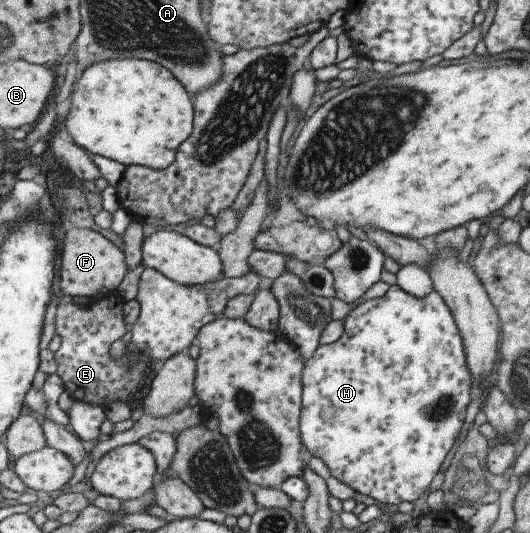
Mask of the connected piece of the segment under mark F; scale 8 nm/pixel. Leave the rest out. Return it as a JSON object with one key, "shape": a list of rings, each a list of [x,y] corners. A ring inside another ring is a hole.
{"shape":[[[72,228],[64,233],[60,253],[60,271],[58,283],[61,293],[78,297],[98,298],[105,292],[114,291],[126,273],[124,255],[112,242],[87,228]]]}

